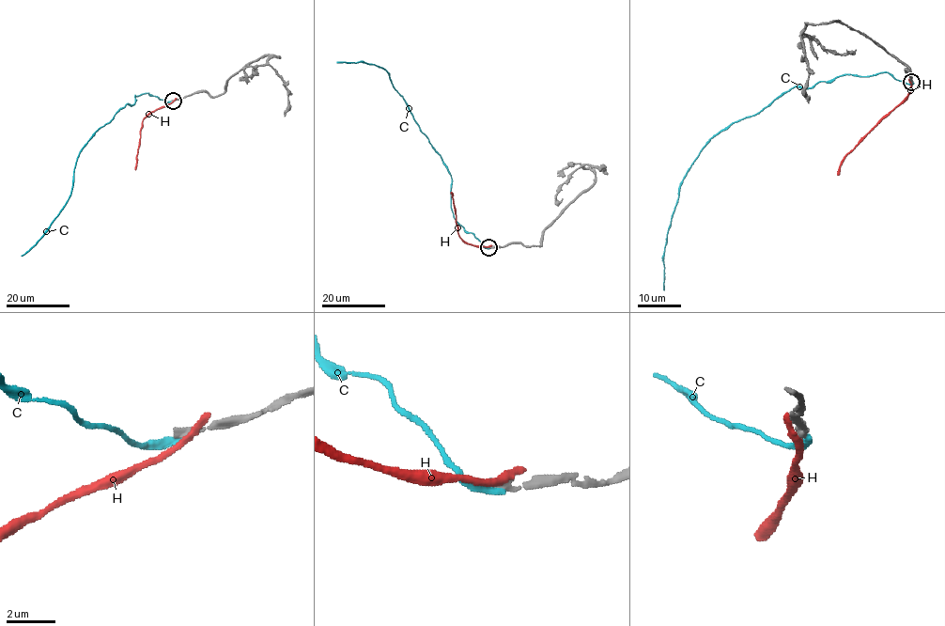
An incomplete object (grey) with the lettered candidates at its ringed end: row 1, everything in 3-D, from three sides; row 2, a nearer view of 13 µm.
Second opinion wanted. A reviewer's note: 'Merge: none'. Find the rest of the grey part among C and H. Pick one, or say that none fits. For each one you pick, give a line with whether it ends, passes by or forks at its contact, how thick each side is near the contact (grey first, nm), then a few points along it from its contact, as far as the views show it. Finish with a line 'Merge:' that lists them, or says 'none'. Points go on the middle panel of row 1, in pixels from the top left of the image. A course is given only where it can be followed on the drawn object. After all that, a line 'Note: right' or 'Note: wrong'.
Merge: none
Note: right

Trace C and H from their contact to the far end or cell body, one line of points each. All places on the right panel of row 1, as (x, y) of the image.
C: (912, 82), (879, 72), (795, 86), (719, 131), (680, 187), (663, 289)
H: (910, 82), (907, 96), (845, 157), (838, 175)

